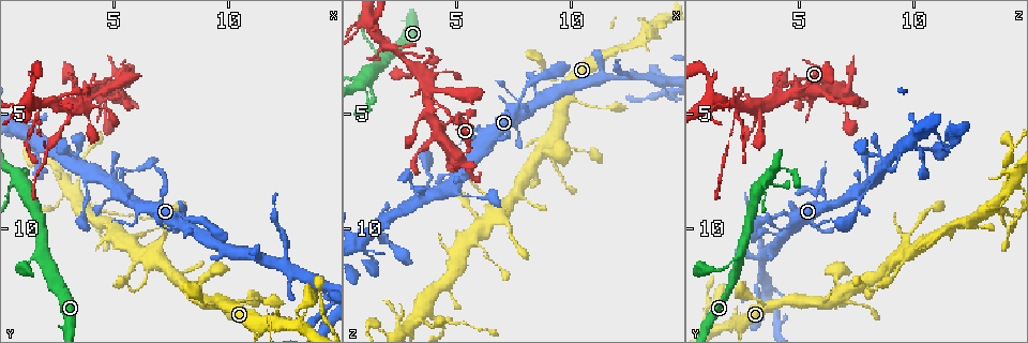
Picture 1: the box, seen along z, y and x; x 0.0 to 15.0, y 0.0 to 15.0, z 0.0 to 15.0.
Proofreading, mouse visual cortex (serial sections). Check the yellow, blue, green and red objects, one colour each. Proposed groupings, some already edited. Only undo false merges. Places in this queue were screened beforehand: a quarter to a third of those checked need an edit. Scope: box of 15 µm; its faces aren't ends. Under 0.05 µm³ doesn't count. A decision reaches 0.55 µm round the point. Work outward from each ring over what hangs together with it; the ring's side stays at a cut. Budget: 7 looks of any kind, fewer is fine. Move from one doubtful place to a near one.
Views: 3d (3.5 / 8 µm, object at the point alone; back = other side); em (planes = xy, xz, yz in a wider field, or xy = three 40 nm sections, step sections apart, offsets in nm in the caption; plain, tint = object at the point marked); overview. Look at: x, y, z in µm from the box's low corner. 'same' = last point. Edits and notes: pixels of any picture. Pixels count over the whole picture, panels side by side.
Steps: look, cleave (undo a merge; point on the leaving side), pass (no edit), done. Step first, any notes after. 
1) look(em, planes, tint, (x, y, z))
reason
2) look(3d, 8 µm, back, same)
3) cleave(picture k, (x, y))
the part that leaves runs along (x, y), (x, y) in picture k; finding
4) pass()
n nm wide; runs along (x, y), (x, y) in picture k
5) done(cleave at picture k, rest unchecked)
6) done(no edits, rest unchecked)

look(3d, 8 µm, (5.2, 3.2, 7.2))
a narrow waist

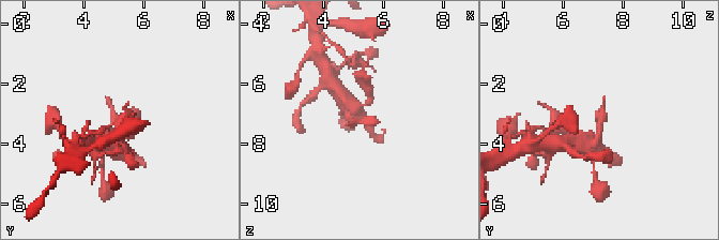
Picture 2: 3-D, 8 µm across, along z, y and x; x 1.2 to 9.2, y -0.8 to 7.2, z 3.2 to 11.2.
look(3d, 3.5 µm, (5.3, 3.2, 7.3))
closer look

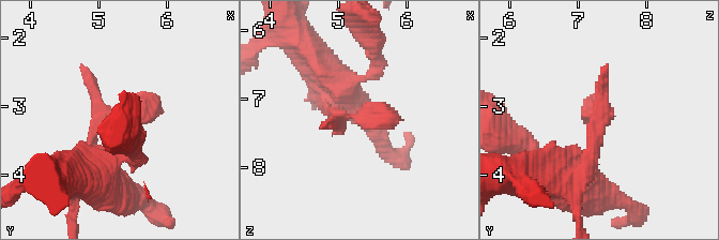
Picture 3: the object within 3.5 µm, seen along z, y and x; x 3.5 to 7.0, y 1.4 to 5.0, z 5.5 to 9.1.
look(em, xy, step 5, tint, (5.25, 3.15, 7.25))

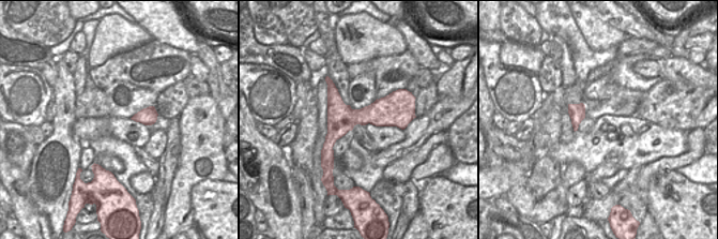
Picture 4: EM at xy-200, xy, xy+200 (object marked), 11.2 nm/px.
pass()
runs along (90, 171), (100, 119), (156, 100) in picture 3; one cell here

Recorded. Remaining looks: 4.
look(3d, 3.5 µm, (5.0, 4.3, 5.0))

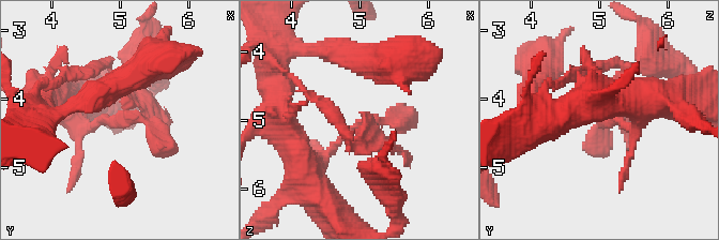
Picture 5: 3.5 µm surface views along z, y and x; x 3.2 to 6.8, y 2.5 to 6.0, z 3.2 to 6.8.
look(em, xy, step 5, plain, (5.00, 4.30, 5.05))

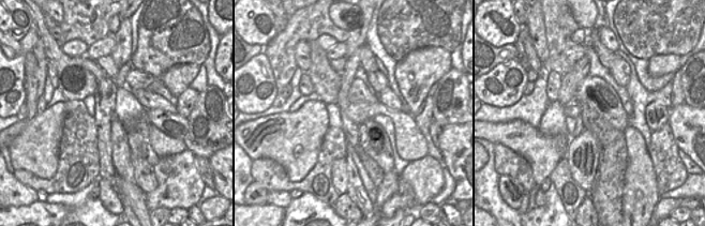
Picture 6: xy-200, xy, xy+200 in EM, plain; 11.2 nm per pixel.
look(em, xy, step 5, tint, same)

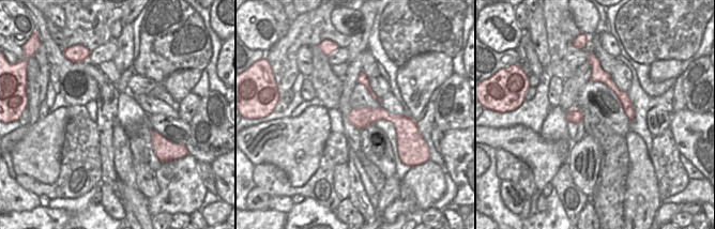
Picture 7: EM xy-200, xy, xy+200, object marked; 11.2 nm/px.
pass()
220 nm wide; runs along (61, 100), (131, 79) in picture 5; continuous, no second cell

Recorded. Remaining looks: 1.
done(no edits, rest unchecked)

